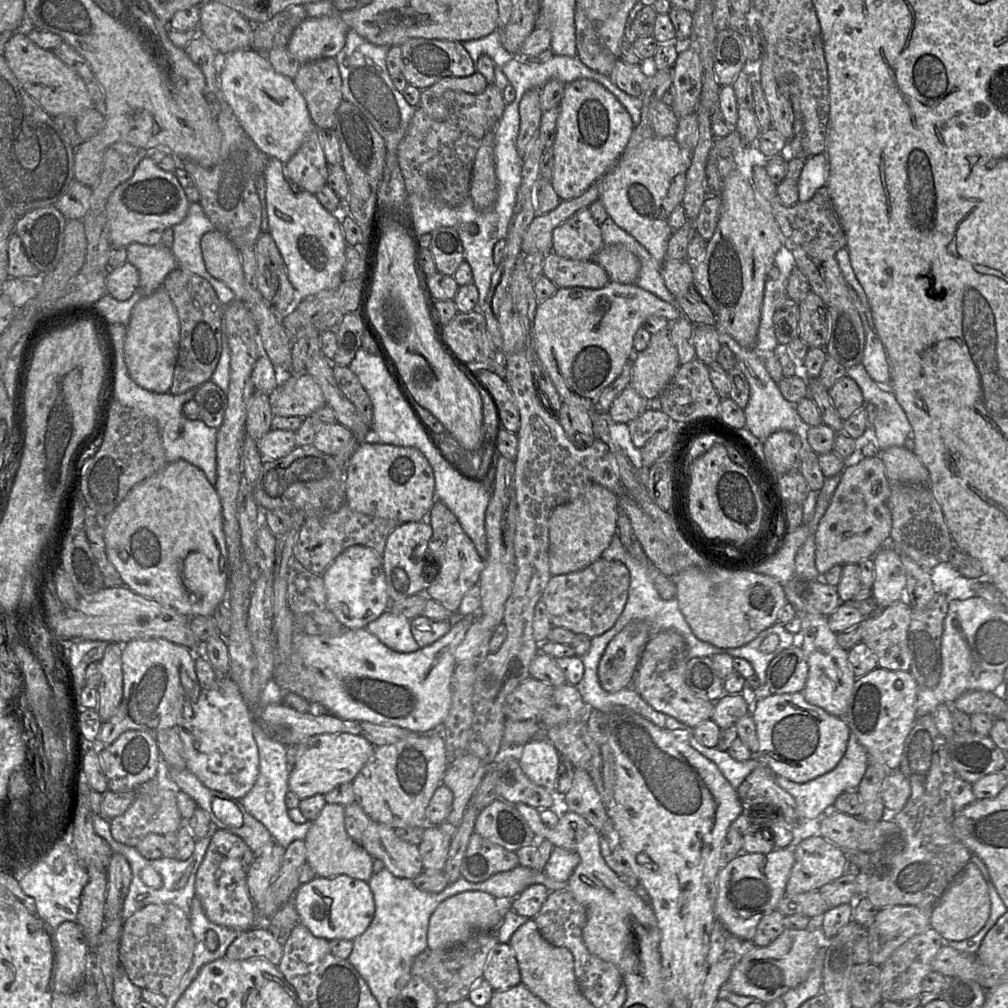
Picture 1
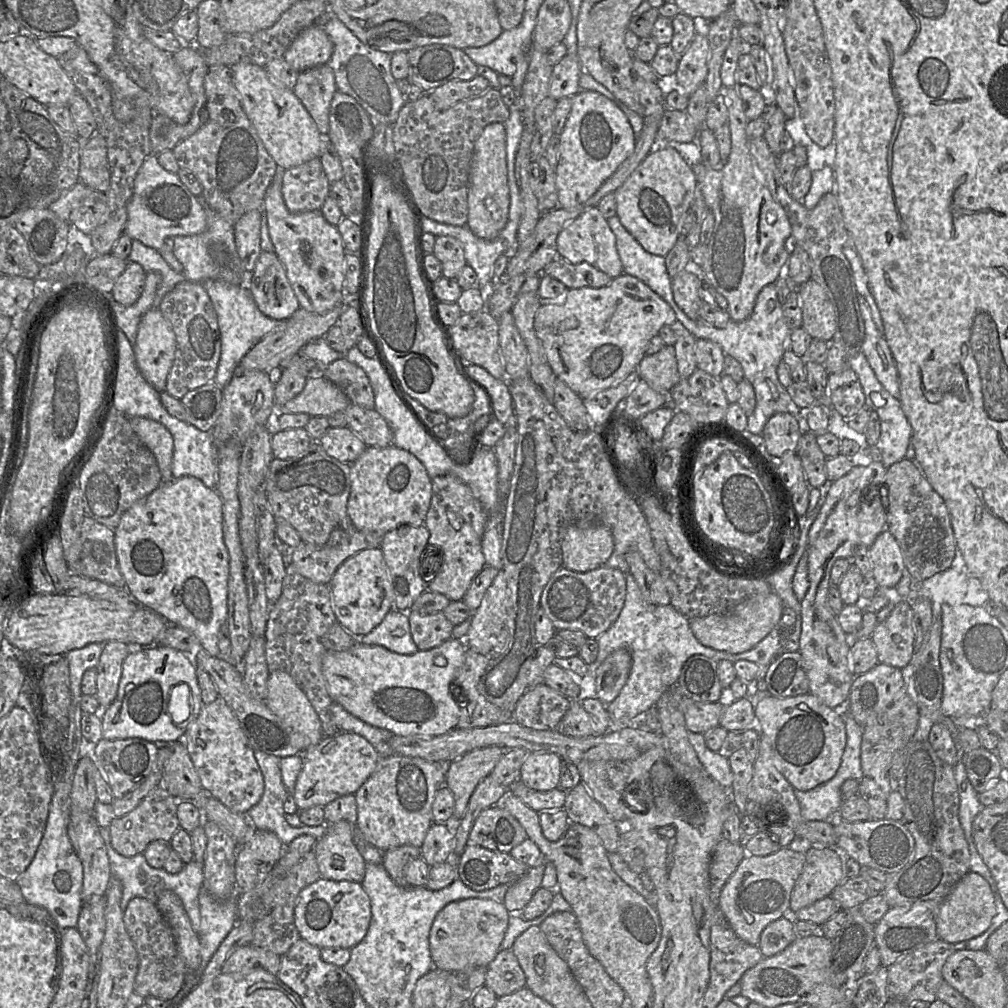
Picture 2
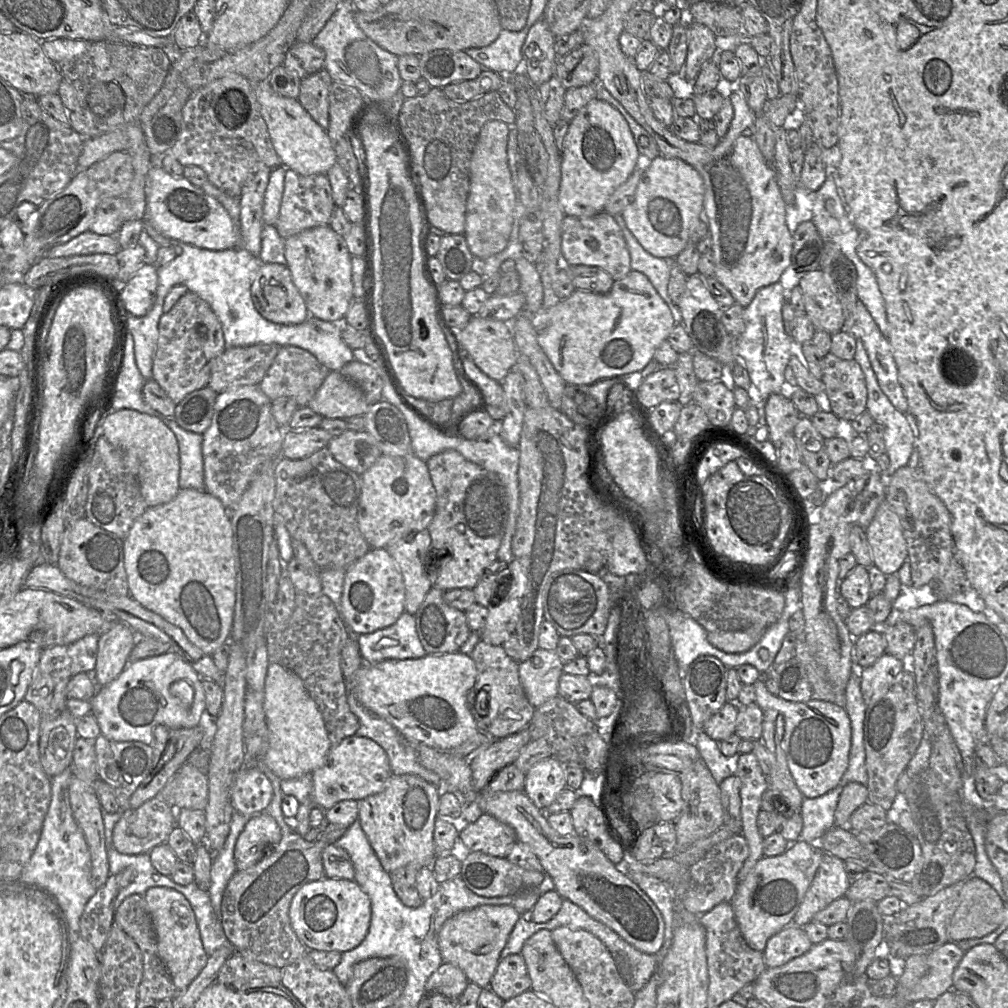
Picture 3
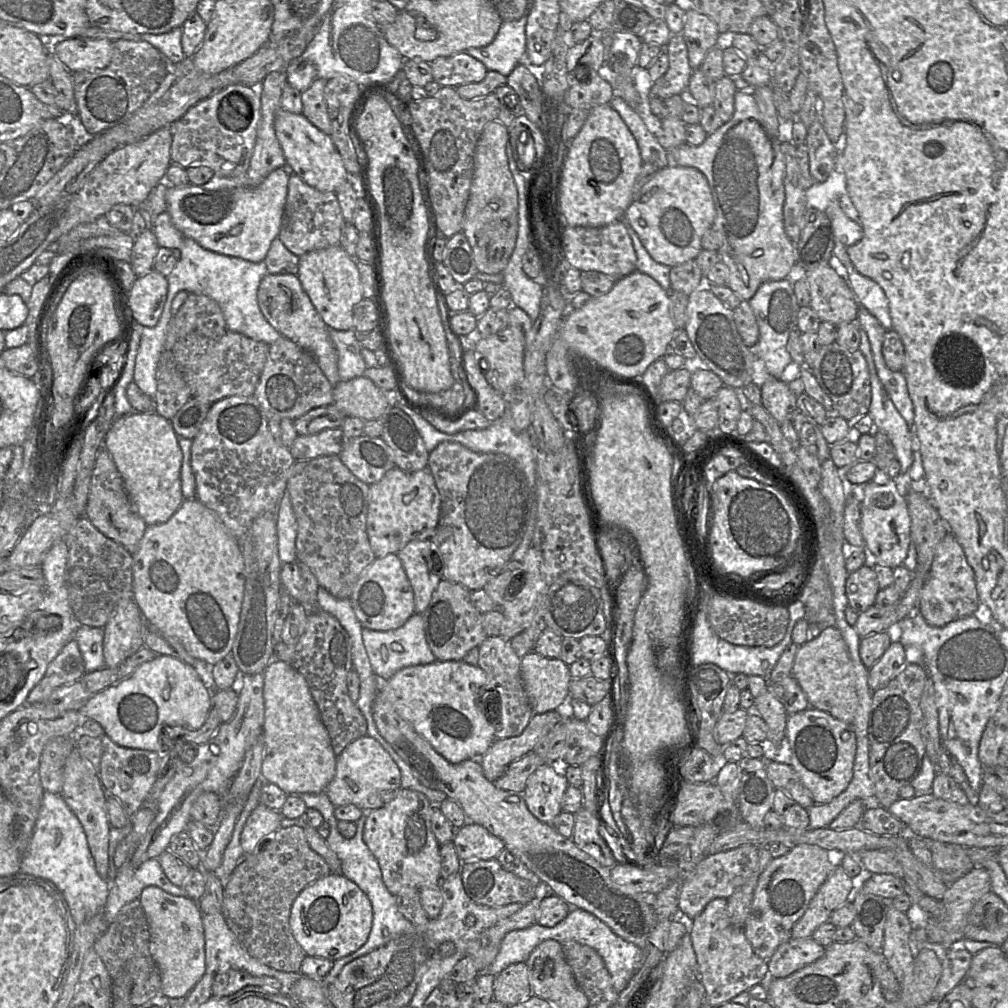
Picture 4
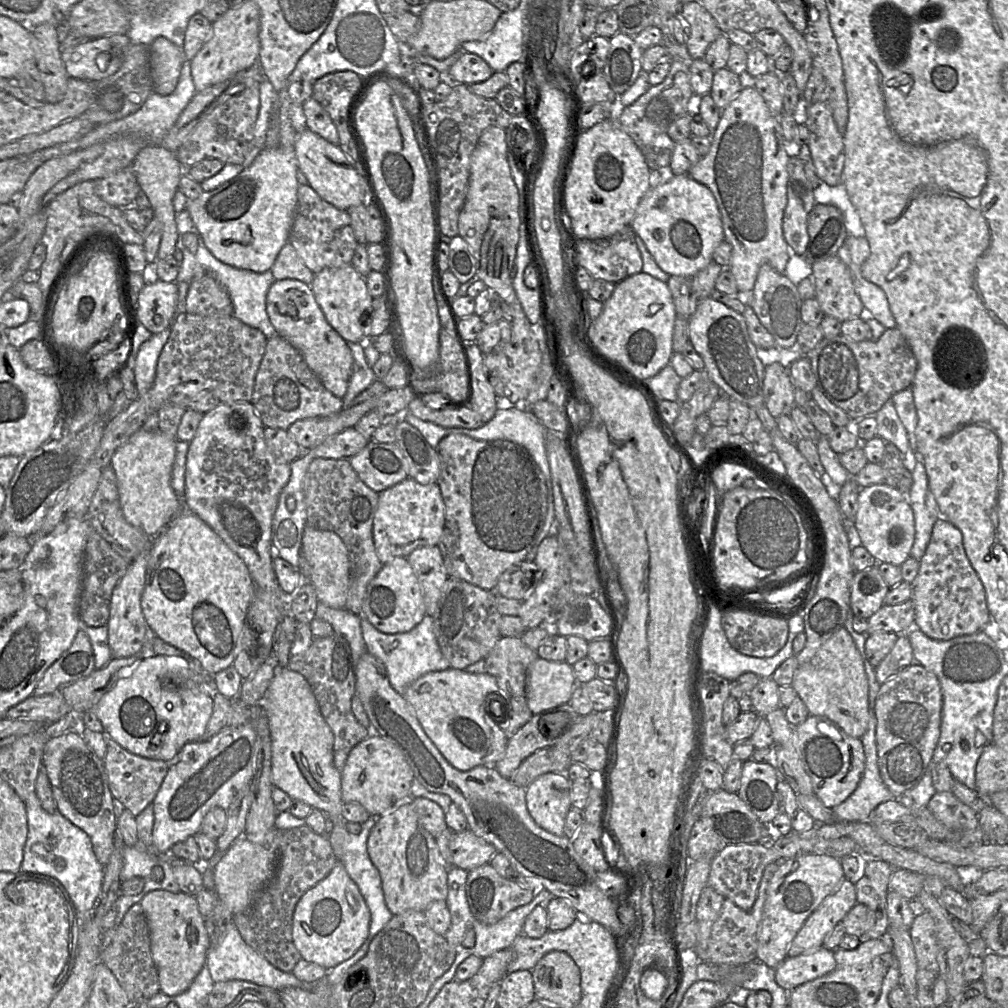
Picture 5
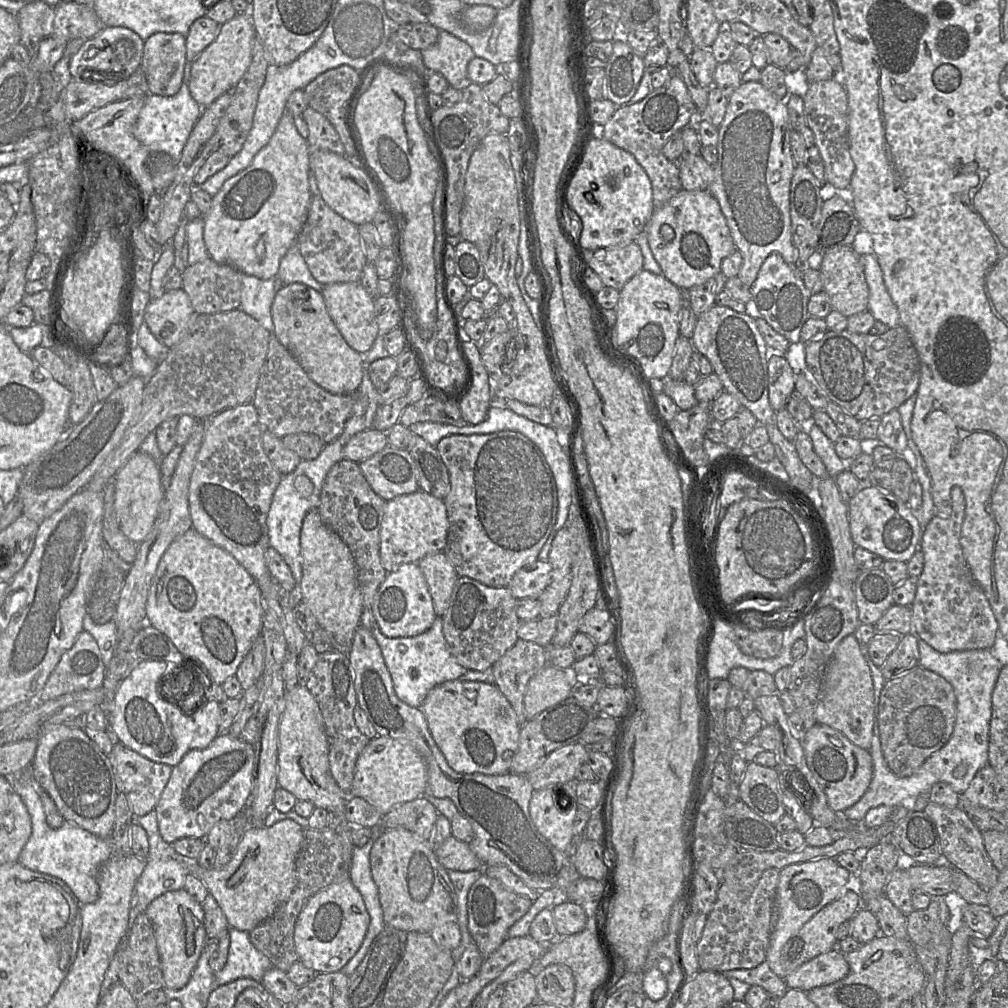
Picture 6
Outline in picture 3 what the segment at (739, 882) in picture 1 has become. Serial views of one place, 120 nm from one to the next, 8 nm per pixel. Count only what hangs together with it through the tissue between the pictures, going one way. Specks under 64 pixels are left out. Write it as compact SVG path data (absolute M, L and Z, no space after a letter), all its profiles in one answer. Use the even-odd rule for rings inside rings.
M798 841L781 855L763 856L746 878L737 884L730 903L742 936L750 948L763 952L770 937L792 924L823 855L824 852L817 846Z

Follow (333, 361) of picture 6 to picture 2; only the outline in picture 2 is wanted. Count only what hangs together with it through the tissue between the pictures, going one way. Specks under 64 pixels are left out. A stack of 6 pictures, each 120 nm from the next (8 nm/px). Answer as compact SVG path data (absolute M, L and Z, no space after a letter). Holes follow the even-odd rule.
M261 251L254 270L248 275L246 288L259 311L271 319L285 321L300 308L275 252Z

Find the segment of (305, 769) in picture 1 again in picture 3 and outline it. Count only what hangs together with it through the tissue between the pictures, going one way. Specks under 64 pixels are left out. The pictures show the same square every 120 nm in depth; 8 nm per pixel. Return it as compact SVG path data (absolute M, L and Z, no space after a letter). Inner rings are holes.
M360 735L344 738L337 746L330 748L325 764L311 773L311 799L309 803L299 805L295 832L303 838L308 833L311 828L309 813L314 807L327 810L343 800L358 802L380 792L391 775L388 757L373 741Z

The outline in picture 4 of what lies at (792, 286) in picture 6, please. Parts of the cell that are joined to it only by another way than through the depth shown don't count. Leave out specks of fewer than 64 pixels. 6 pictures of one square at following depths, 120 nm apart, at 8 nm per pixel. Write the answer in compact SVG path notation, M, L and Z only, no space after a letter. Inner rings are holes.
M786 278L764 282L748 301L759 326L759 340L749 348L754 356L763 360L768 375L778 379L788 376L789 373L798 373L800 376L800 366L792 361L787 350L790 333L797 329L797 316L800 309L793 284Z

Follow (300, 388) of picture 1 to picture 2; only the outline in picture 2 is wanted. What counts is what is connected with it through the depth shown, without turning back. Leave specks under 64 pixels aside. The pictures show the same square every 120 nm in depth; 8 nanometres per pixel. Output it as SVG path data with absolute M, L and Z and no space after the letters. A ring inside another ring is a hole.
M310 377L302 392L288 401L282 410L328 417L335 412L344 412L350 403L346 393L328 378Z

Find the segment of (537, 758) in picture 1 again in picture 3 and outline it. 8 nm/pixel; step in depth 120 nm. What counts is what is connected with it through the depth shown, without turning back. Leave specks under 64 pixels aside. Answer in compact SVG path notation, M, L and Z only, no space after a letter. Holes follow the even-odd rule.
M555 757L544 758L525 773L523 791L534 805L544 811L567 787L564 765Z

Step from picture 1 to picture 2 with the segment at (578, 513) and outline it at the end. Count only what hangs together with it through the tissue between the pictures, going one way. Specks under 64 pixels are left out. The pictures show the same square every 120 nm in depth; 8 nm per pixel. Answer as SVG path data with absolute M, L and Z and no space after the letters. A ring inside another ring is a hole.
M603 524L569 525L563 530L562 566L585 573L604 565L614 551L613 536Z

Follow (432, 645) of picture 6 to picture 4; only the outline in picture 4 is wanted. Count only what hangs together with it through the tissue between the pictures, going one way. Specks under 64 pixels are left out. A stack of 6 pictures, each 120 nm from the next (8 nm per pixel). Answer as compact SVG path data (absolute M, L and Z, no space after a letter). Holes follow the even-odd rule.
M420 613L412 614L401 627L393 630L376 631L362 628L362 640L373 672L380 681L389 679L401 668L429 664L436 660L427 643L424 620Z

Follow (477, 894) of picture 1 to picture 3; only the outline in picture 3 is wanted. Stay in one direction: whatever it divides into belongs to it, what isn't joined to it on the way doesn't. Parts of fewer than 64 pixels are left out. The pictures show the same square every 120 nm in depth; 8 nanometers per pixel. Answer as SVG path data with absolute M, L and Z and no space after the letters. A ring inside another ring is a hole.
M482 905L447 919L438 933L438 946L444 963L459 967L471 983L489 988L514 925L521 915L511 905Z

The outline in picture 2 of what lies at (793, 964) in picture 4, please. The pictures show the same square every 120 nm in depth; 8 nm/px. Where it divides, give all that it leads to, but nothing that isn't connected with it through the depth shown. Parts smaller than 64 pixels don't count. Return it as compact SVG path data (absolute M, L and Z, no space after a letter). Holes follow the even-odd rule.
M781 917L764 928L758 947L763 957L771 957L782 952L797 938L794 923Z

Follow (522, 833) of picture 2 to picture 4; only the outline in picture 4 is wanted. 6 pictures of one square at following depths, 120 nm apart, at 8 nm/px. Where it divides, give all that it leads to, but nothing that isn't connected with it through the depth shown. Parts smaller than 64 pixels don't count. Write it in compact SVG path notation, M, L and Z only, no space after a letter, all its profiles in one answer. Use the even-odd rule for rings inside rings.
M476 823L457 829L452 842L462 862L494 859L505 848L500 838Z

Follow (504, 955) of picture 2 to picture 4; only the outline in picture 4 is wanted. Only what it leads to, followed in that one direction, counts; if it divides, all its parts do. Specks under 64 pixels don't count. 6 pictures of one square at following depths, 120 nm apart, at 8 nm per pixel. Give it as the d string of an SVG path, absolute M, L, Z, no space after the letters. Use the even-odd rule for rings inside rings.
M526 963L511 964L494 978L493 999L506 1007L520 1003L531 995L533 993Z

